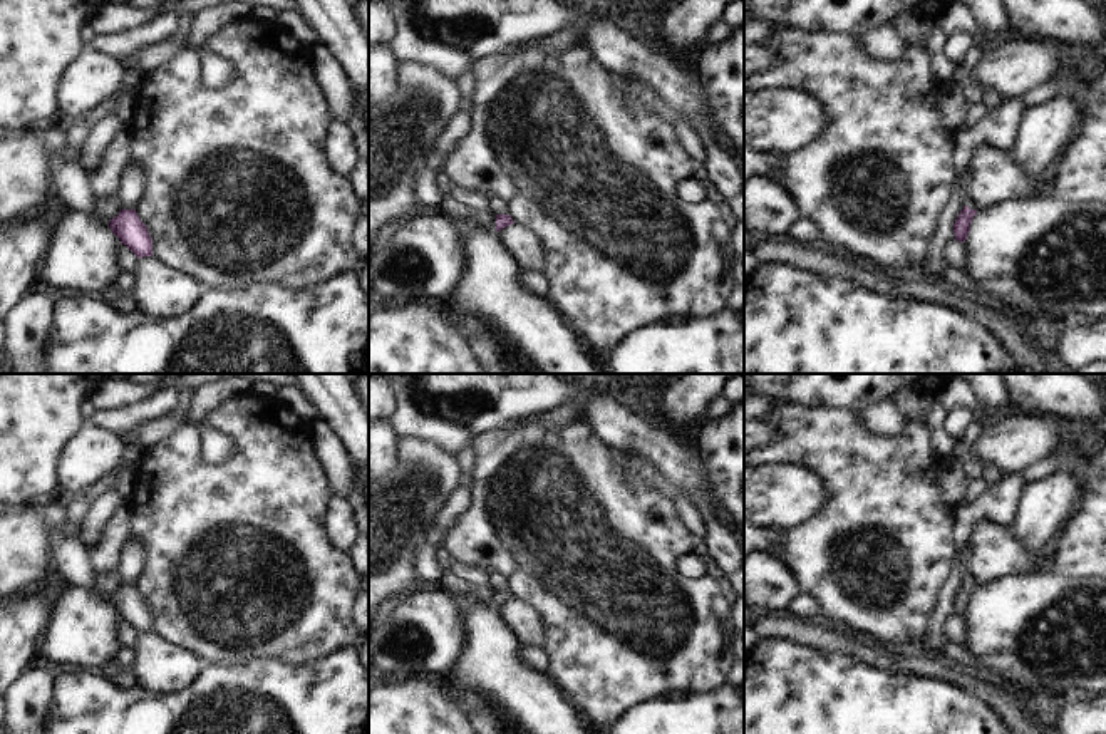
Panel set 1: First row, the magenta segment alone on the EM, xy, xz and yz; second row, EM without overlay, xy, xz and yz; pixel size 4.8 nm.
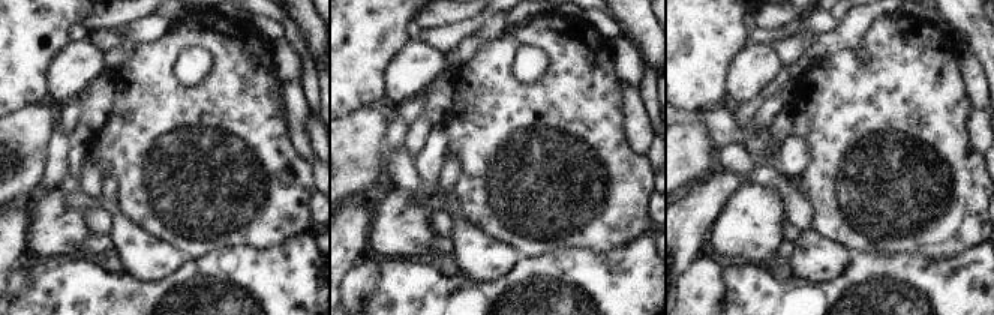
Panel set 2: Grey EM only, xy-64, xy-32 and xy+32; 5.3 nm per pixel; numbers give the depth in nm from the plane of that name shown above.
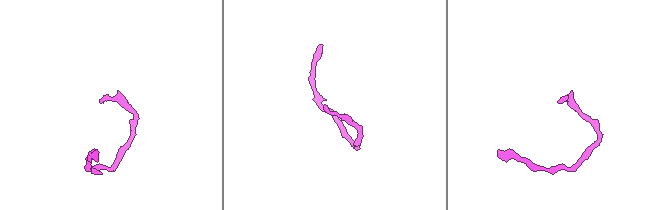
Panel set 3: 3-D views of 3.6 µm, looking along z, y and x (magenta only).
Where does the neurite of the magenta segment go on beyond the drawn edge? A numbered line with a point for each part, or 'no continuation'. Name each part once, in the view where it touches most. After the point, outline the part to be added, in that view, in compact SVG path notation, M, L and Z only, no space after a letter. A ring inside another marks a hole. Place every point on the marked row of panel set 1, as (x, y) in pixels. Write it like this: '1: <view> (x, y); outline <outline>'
1: xz (486, 220); outline M484 211L481 215L471 215L471 220L483 228L496 230L496 216L489 211Z

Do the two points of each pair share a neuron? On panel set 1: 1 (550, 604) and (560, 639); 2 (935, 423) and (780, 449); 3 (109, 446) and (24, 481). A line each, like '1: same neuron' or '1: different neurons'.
1: same neuron
2: different neurons
3: different neurons

